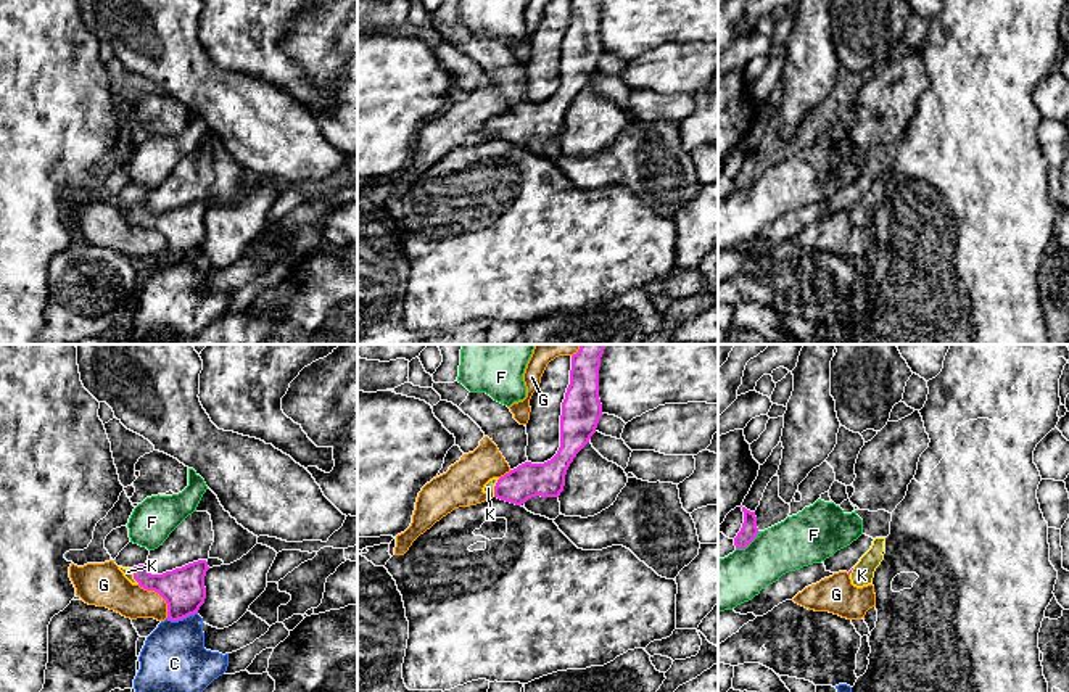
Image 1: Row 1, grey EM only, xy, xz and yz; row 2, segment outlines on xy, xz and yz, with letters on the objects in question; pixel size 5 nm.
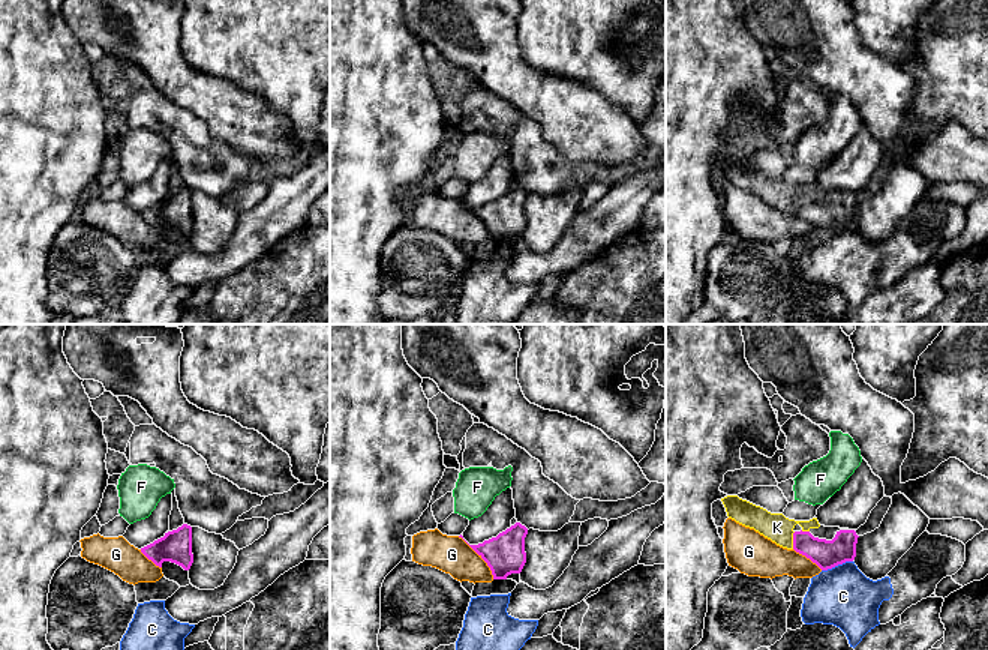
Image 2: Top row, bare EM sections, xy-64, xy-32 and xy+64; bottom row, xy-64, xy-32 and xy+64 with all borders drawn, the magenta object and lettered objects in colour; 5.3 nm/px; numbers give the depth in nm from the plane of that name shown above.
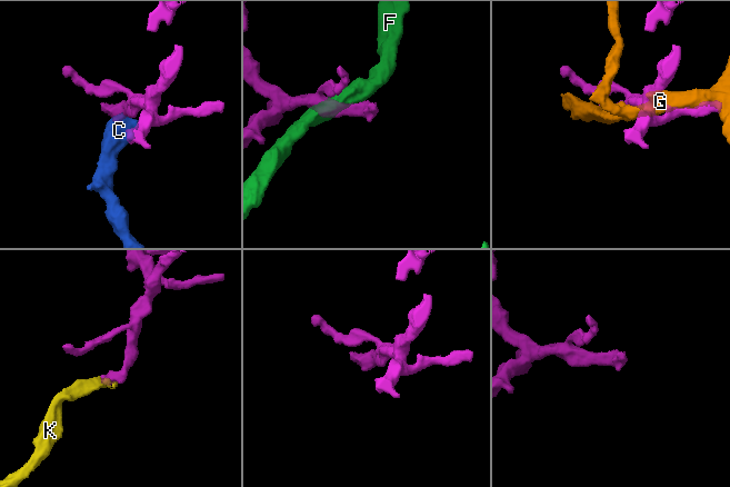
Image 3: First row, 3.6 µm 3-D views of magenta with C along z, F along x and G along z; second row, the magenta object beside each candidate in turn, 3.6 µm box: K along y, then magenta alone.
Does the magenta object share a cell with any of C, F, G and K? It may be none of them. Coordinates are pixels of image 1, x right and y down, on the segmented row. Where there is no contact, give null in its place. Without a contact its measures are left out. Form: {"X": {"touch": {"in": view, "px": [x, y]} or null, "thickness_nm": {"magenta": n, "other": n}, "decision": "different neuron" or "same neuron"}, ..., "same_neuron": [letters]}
{"C": {"touch": {"in": "xy", "px": [181, 618]}, "thickness_nm": {"magenta": 220, "other": 320}, "decision": "different neuron"}, "F": {"touch": {"in": "yz", "px": [747, 544]}, "thickness_nm": {"magenta": 90, "other": 260}, "decision": "different neuron"}, "G": {"touch": {"in": "xy", "px": [160, 594]}, "thickness_nm": {"magenta": 220, "other": 190}, "decision": "different neuron"}, "K": {"touch": {"in": "xz", "px": [495, 488]}, "thickness_nm": {"magenta": 180, "other": 50}, "decision": "same neuron"}, "same_neuron": ["K"]}

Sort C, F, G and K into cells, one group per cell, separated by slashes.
C / F / G / K

